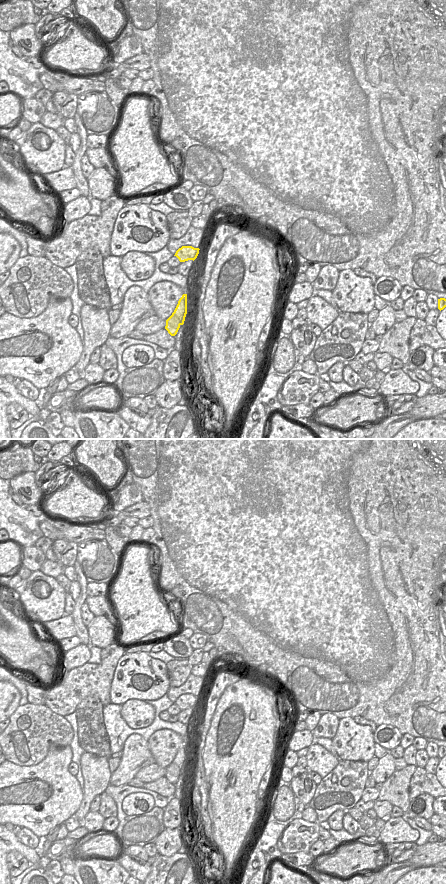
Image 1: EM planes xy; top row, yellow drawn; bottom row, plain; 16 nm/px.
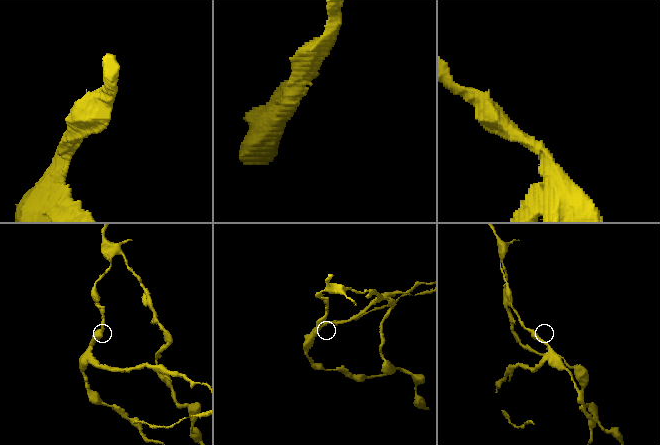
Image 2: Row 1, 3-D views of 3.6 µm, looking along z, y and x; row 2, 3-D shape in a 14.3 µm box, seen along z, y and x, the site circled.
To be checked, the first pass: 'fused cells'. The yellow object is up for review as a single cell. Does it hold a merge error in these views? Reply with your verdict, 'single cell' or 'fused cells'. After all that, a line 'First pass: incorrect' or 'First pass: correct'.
fused cells
First pass: correct

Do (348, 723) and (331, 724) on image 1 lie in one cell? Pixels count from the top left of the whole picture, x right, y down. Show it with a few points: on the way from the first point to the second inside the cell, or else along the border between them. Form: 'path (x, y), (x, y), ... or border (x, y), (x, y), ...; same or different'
border (339, 719), (337, 731), (331, 738); different

